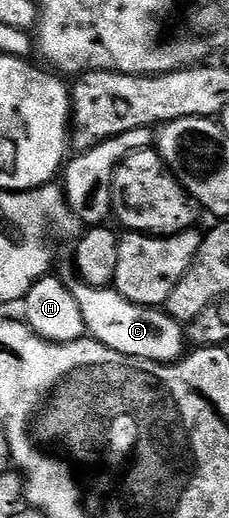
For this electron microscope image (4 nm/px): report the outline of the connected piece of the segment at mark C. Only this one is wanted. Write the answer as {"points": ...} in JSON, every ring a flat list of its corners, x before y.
{"points":[[73,265,58,268,57,277,66,286,72,287,76,304,80,304,80,316,84,316,87,335,97,340,98,345,112,348,114,354,136,356,144,362,176,362,183,357,188,346,183,323,171,318,165,309,132,304,132,300,120,296,116,289,76,281]]}

